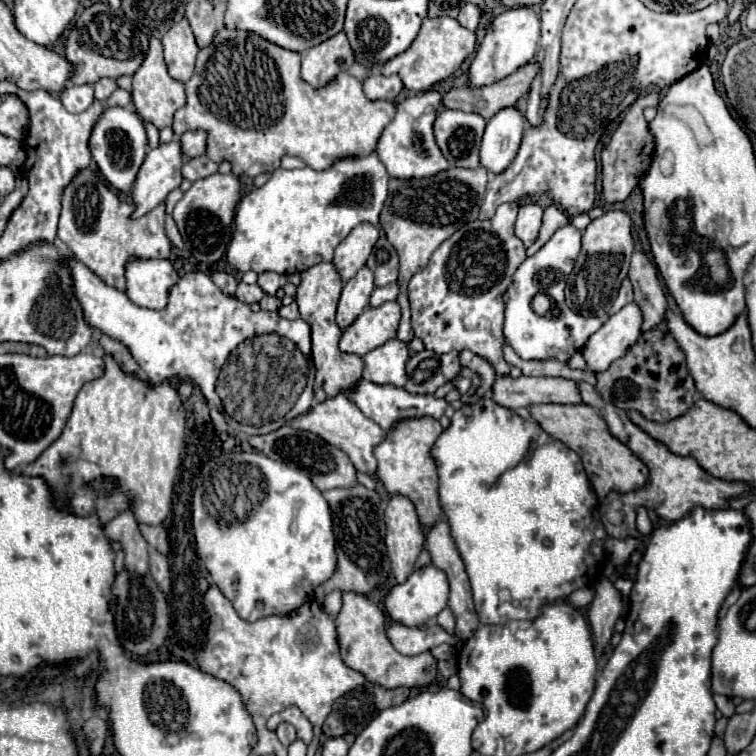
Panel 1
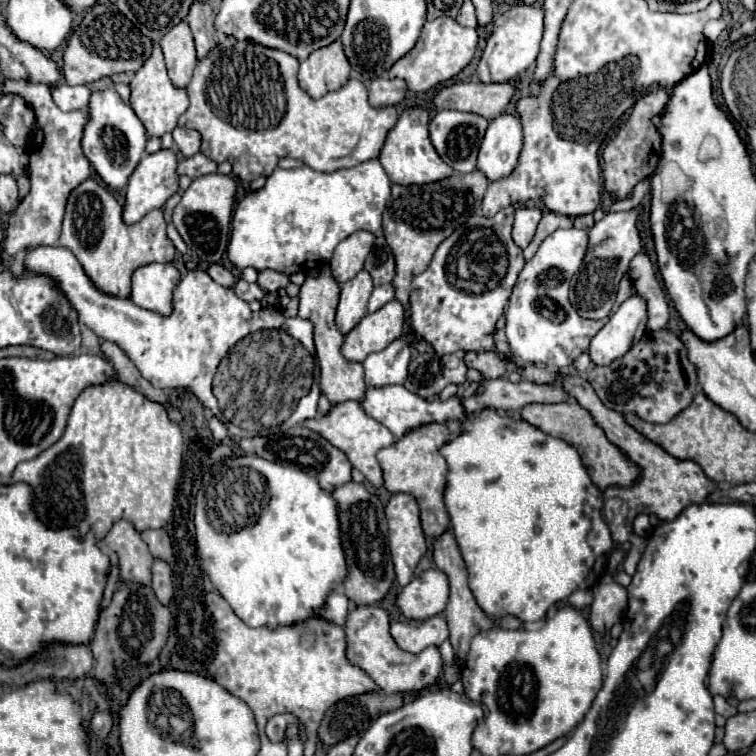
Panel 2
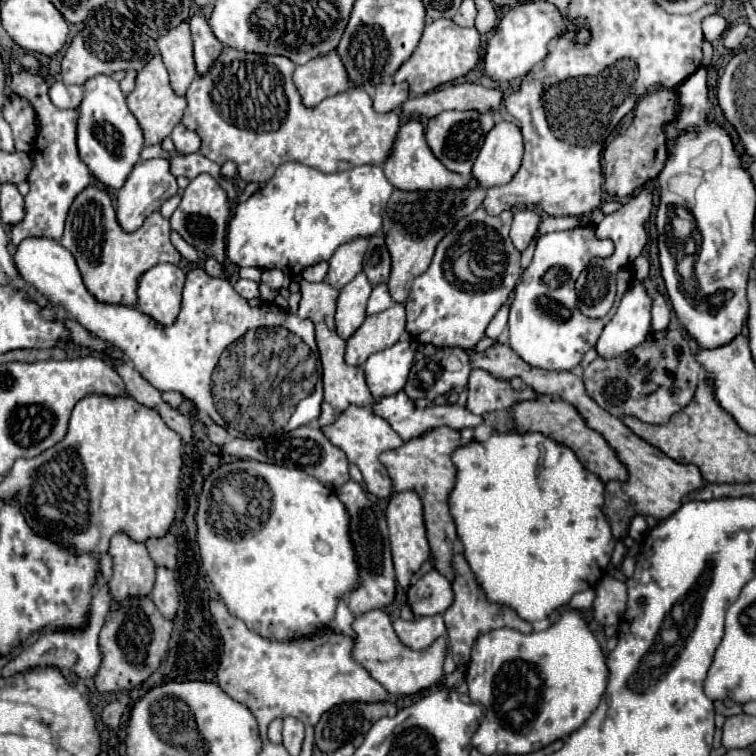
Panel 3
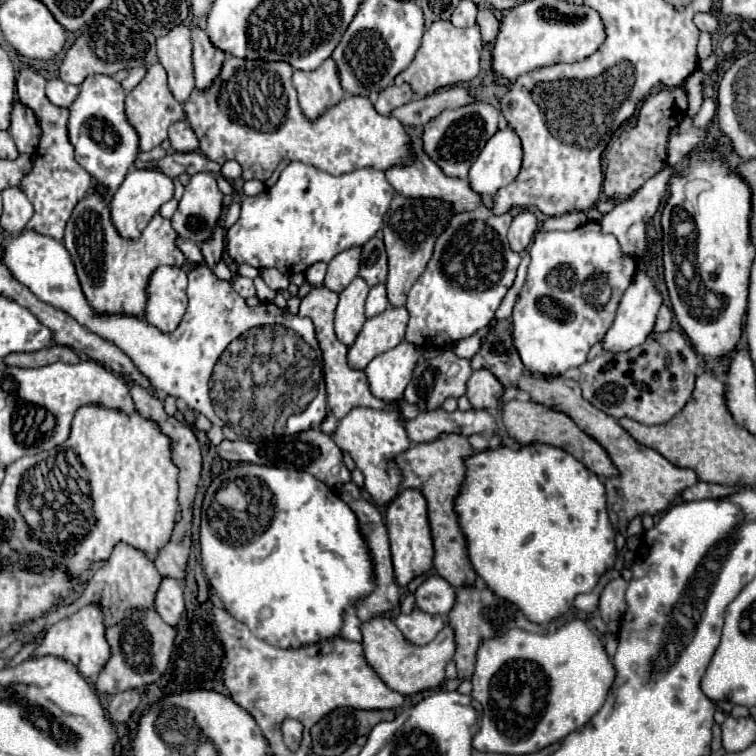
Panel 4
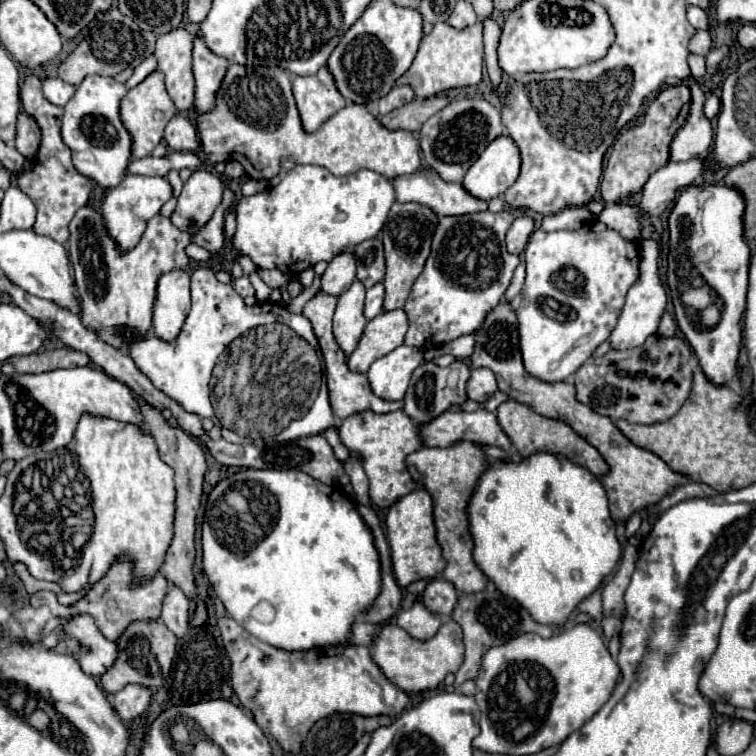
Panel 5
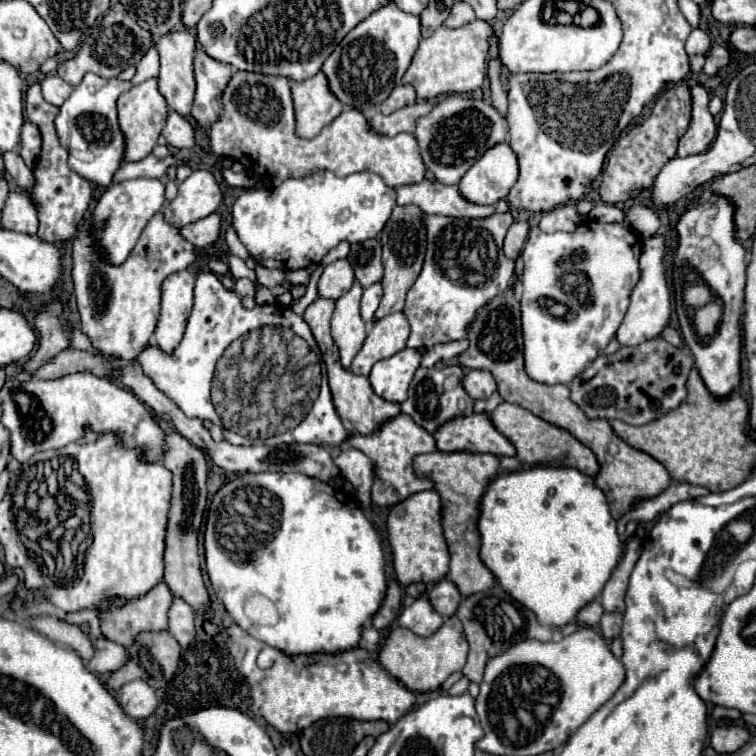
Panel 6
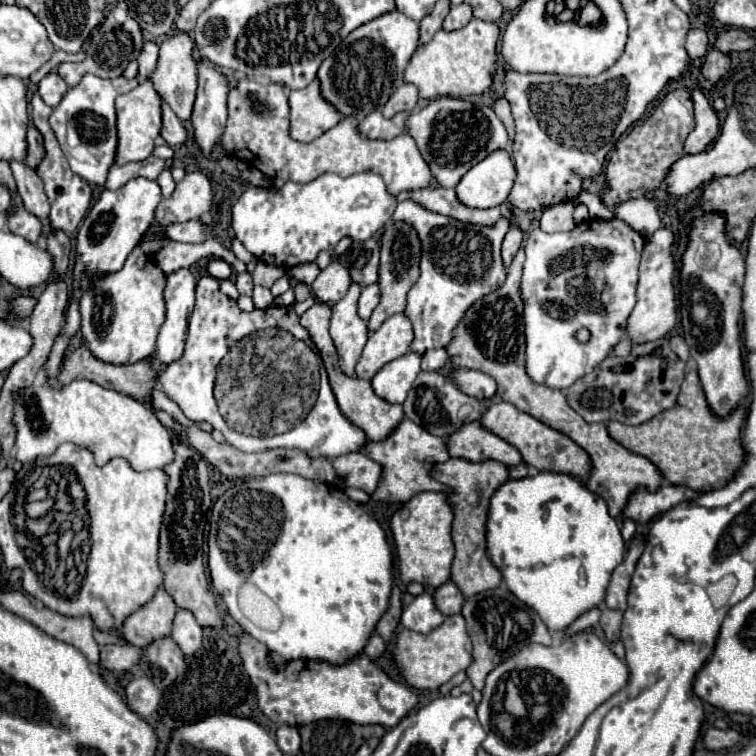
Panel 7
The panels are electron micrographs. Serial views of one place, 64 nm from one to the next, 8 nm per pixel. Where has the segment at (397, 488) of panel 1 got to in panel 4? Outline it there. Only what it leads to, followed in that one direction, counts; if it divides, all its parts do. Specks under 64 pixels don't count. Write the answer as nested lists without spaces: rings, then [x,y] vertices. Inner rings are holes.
[[[444,434],[432,444],[416,444],[408,452],[400,454],[396,458],[396,464],[402,470],[404,482],[402,488],[416,488],[424,492],[428,500],[428,516],[430,516],[430,528],[432,528],[432,540],[434,540],[434,570],[440,574],[446,582],[450,582],[454,588],[466,588],[474,586],[478,574],[474,572],[468,550],[466,550],[466,538],[460,530],[458,516],[454,510],[454,500],[462,490],[464,476],[466,476],[466,458],[474,456],[474,450],[466,436],[462,434]]]

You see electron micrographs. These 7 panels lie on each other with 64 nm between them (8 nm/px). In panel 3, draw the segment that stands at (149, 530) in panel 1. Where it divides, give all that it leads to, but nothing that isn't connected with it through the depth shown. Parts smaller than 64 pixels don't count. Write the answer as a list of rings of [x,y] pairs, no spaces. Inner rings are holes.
[[[164,536],[160,540],[148,540],[146,544],[150,558],[154,560],[156,568],[174,570],[178,564],[178,540],[176,536]]]

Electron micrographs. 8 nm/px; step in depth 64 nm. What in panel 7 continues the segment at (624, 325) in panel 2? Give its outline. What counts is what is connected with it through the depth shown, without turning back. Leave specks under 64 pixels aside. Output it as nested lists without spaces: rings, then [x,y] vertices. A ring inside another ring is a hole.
[[[660,228],[646,238],[646,246],[640,262],[640,282],[638,282],[638,294],[636,294],[638,302],[626,326],[626,332],[634,344],[660,340],[676,326],[678,318],[676,318],[676,296],[674,296],[674,282],[672,282],[676,264],[674,264],[672,246],[674,246],[674,234],[672,230],[666,230],[666,228]]]

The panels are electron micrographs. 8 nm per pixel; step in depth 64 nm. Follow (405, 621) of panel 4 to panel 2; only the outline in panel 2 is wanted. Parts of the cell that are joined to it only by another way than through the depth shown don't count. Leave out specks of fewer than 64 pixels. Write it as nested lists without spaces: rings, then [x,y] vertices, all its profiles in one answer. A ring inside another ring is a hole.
[[[436,614],[420,624],[392,622],[390,632],[402,650],[418,654],[428,646],[440,646],[448,638],[448,626],[442,614]]]

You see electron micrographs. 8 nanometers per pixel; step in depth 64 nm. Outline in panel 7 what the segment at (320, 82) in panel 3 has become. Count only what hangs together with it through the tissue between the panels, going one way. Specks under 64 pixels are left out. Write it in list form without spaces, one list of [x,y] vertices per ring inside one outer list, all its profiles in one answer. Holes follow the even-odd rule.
[[[316,80],[302,90],[292,90],[288,104],[290,136],[296,142],[308,144],[342,120],[340,112],[336,112],[332,104],[320,100],[320,84],[316,84]]]

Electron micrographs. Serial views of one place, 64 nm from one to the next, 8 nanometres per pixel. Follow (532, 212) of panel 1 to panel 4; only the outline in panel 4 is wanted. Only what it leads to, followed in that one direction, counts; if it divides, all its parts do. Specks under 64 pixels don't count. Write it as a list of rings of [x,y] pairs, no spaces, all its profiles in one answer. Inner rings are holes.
[[[520,212],[514,220],[512,220],[512,226],[508,230],[508,242],[510,242],[510,248],[514,252],[522,252],[528,248],[528,244],[532,242],[532,236],[538,228],[538,222],[536,222],[536,216],[532,212]]]

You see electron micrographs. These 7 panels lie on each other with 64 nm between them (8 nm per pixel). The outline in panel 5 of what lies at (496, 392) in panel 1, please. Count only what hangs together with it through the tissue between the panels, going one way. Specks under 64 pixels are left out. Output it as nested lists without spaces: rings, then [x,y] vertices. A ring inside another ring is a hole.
[[[474,368],[470,374],[470,380],[466,384],[466,392],[470,400],[484,402],[496,392],[496,378],[494,372],[488,368]]]

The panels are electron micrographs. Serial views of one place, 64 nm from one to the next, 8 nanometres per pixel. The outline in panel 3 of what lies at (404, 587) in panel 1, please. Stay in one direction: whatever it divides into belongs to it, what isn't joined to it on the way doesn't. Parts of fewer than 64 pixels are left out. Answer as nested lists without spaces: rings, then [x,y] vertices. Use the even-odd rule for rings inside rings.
[[[430,570],[408,590],[408,602],[416,616],[442,614],[448,610],[452,600],[454,594],[450,582],[444,580],[444,576],[440,576],[436,570]]]

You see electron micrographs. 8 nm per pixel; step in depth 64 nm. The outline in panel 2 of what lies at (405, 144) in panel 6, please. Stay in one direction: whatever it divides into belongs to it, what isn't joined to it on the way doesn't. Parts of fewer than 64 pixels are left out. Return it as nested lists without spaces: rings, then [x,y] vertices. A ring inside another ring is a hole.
[[[224,36],[210,52],[210,56],[198,62],[192,82],[186,86],[190,98],[188,110],[180,116],[178,126],[194,128],[202,136],[200,152],[216,164],[228,160],[232,174],[244,182],[252,182],[260,176],[270,176],[284,156],[302,160],[306,166],[318,172],[336,172],[342,168],[358,166],[366,160],[378,158],[388,132],[398,122],[398,110],[394,106],[376,110],[368,102],[368,92],[360,80],[348,80],[348,84],[320,100],[312,100],[296,80],[298,60],[286,52],[260,48],[258,44],[244,44]]]

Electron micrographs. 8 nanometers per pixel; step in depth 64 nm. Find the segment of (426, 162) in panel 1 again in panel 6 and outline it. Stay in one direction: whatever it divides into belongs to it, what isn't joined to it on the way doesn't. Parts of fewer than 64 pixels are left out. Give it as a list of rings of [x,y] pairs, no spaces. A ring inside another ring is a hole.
[[[422,180],[420,184],[410,184],[396,190],[398,204],[416,204],[426,214],[442,214],[454,218],[490,218],[494,206],[478,206],[466,202],[458,186],[444,186],[438,180]]]

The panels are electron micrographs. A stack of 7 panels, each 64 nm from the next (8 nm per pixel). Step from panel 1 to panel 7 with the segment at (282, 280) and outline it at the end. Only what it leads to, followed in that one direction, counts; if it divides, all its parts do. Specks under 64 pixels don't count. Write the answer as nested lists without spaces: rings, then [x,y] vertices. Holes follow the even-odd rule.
[[[262,260],[256,264],[256,270],[254,270],[254,274],[252,274],[254,284],[260,284],[260,286],[264,286],[264,288],[272,288],[272,284],[274,284],[280,276],[284,276],[284,268],[272,266],[272,264],[264,264]]]

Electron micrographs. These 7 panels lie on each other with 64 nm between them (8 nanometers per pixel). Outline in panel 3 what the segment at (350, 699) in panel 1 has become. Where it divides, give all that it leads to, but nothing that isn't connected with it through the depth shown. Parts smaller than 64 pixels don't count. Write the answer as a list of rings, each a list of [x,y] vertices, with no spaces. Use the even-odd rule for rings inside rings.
[[[394,702],[380,704],[340,704],[328,710],[314,728],[314,742],[320,752],[332,754],[354,736],[366,734],[370,726],[382,716],[394,716],[398,712]]]

